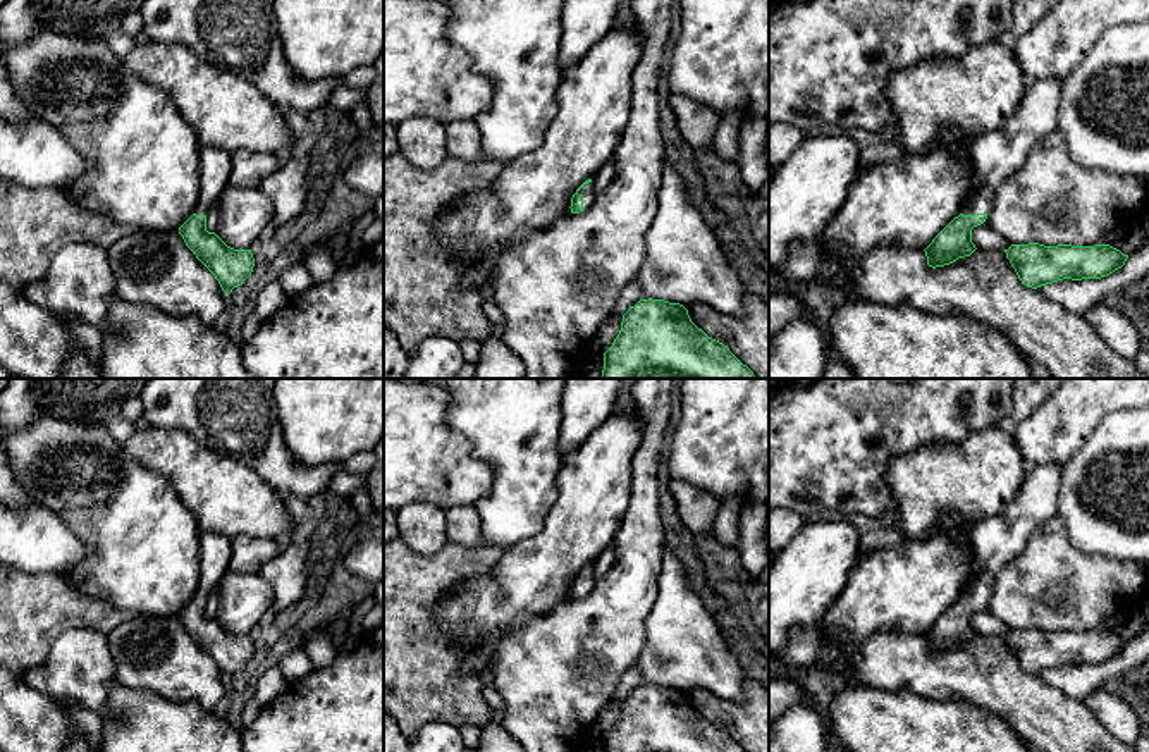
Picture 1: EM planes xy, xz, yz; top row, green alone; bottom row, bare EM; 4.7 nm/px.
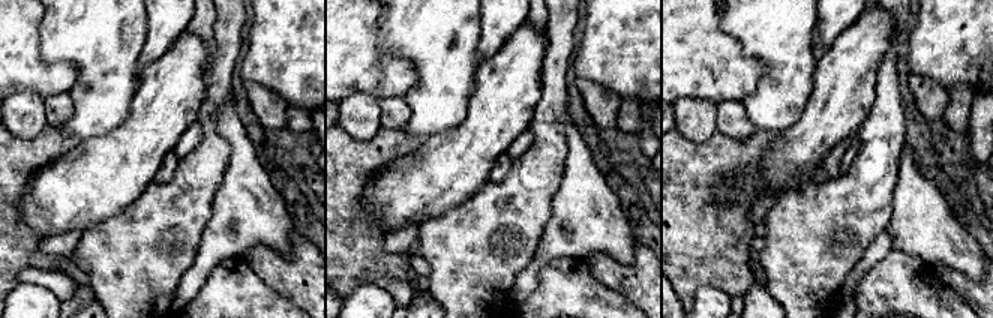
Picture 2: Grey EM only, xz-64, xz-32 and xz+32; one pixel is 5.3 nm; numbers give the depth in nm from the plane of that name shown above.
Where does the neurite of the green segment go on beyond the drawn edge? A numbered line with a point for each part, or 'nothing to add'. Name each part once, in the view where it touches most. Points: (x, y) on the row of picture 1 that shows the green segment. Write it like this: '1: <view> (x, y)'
1: xz (587, 193)

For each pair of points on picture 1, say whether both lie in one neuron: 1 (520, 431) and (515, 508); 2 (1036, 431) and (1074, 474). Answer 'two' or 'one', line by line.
1: one
2: two

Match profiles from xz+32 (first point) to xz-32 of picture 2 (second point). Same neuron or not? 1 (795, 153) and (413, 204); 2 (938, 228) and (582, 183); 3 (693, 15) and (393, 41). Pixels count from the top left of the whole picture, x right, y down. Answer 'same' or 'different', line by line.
1: same
2: same
3: different

